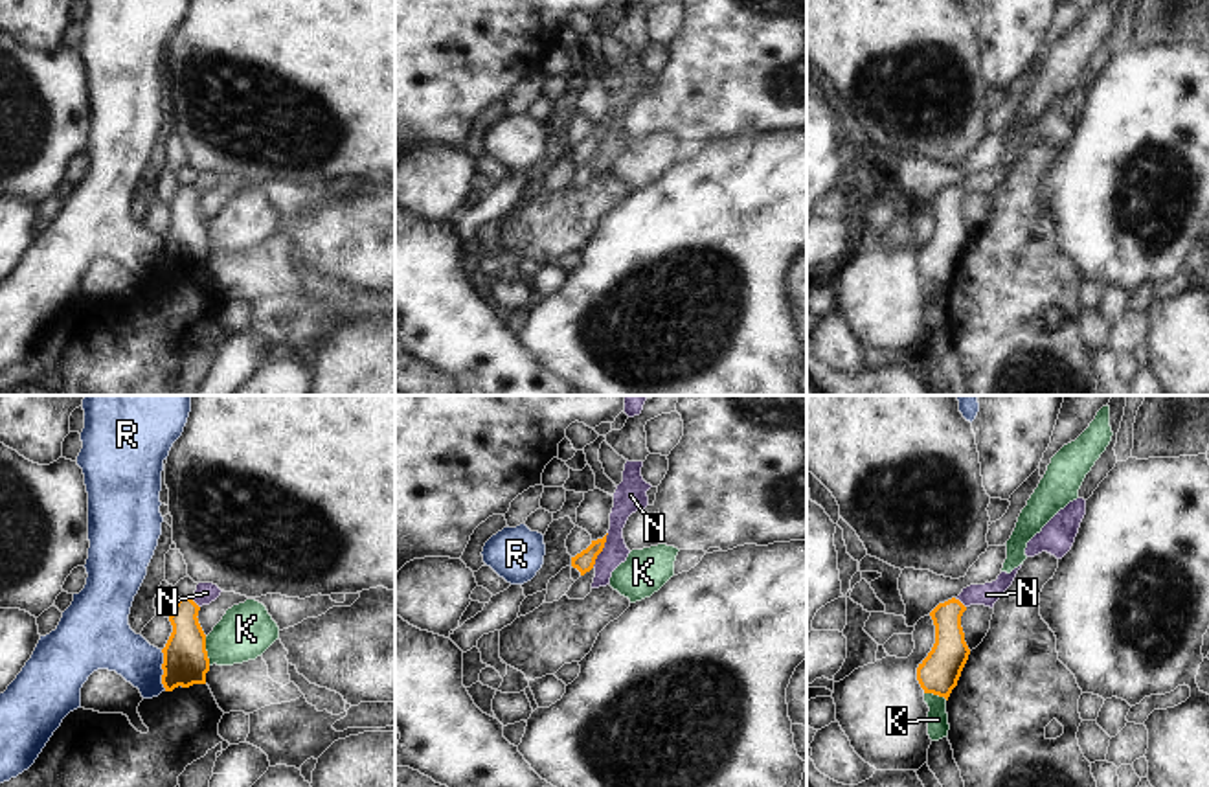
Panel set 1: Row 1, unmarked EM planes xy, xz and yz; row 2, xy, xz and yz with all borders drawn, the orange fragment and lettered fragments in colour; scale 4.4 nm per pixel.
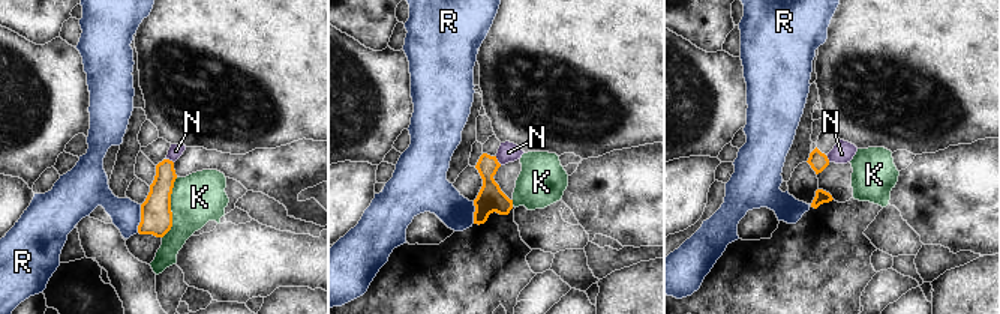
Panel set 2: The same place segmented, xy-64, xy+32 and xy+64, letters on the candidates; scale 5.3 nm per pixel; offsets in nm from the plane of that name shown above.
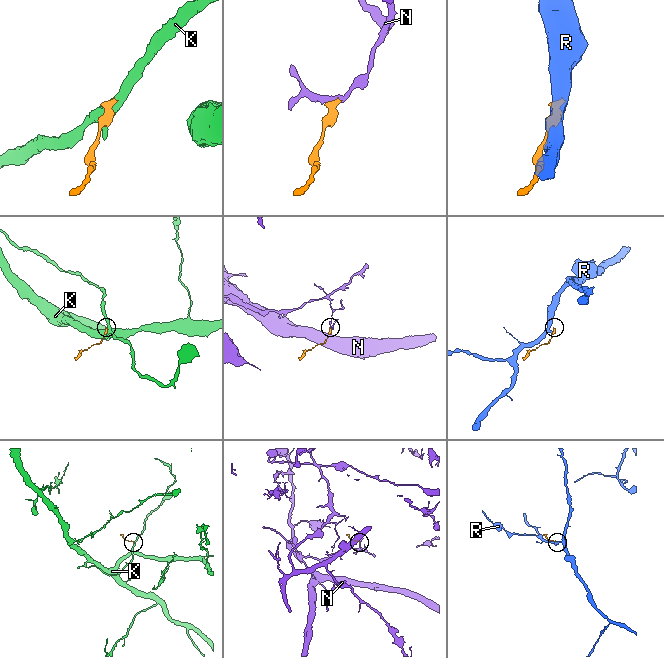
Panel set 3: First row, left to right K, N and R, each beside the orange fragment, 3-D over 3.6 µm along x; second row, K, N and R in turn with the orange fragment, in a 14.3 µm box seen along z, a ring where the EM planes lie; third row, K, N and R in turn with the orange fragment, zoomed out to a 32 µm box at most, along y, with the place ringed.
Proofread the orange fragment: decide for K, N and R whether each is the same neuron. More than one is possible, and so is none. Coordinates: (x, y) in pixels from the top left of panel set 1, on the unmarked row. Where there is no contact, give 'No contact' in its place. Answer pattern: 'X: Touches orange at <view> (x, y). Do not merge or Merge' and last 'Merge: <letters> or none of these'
K: Touches orange at xy (206, 239). Do not merge
N: Touches orange at xz (601, 138). Do not merge
R: Touches orange at xy (162, 256). Do not merge
Merge: none of these

